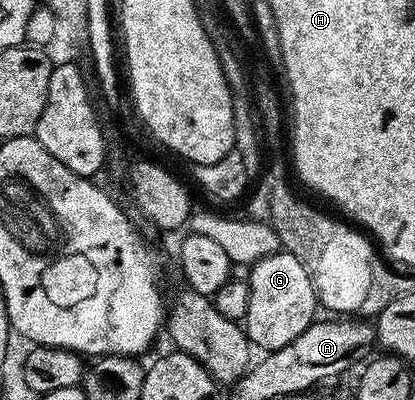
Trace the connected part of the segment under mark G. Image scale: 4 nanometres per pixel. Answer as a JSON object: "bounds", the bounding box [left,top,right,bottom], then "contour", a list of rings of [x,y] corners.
{"bounds":[243,252,319,352],"contour":[[[278,252],[254,262],[248,267],[247,274],[249,303],[243,329],[249,335],[250,343],[254,347],[262,346],[265,352],[291,344],[299,332],[314,322],[313,313],[319,305],[309,270],[295,255]]]}

